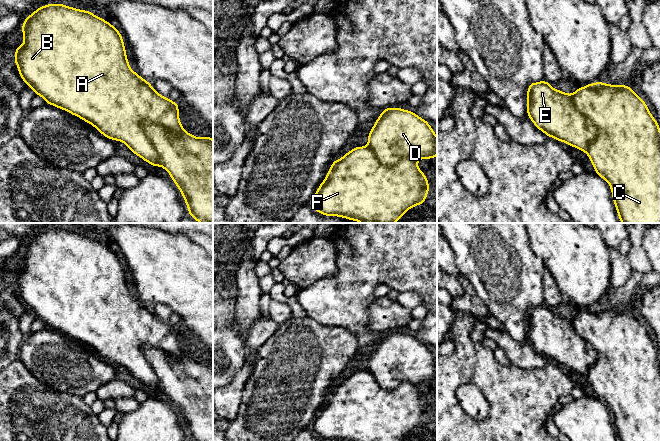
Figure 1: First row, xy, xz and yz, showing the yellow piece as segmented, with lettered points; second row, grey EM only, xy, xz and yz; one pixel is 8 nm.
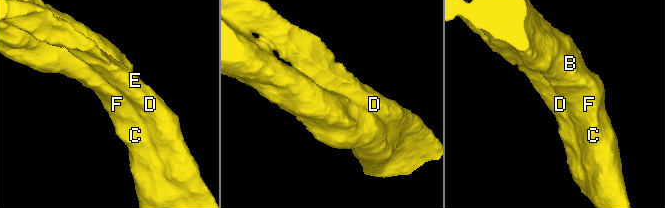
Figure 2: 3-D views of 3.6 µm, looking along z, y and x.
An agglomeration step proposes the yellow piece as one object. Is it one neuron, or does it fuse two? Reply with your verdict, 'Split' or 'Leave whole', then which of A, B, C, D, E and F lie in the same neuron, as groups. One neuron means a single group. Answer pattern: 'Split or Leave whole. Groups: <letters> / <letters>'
Leave whole. Groups: A B C D E F

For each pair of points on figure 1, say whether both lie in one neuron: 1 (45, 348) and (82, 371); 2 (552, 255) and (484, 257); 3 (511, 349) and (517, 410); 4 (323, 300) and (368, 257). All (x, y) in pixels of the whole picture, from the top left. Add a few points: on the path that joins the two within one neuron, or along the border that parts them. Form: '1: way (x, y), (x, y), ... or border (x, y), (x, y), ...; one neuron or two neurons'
1: way (54, 357), (62, 364), (73, 368); one neuron
2: border (527, 233), (530, 249), (546, 268); two neurons
3: border (511, 362), (522, 368), (535, 368); two neurons
4: way (335, 293), (359, 269); one neuron

